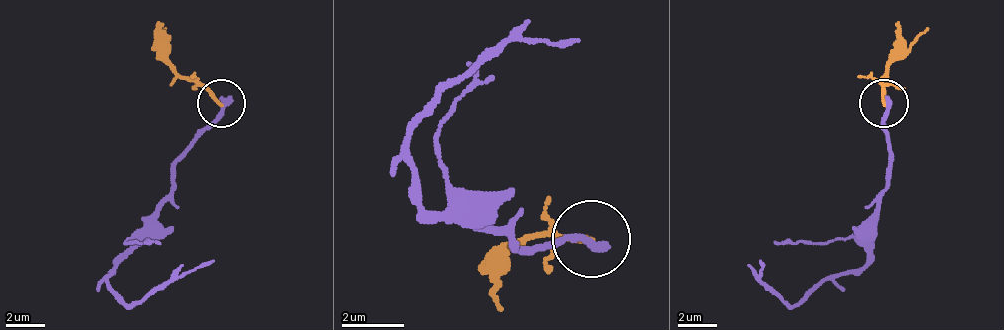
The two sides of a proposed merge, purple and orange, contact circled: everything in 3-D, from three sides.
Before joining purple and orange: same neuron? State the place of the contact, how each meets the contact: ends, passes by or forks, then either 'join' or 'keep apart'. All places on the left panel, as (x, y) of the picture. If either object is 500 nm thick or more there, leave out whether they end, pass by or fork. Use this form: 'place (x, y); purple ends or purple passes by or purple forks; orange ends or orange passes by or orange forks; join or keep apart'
place (221, 103); purple ends; orange ends; keep apart

